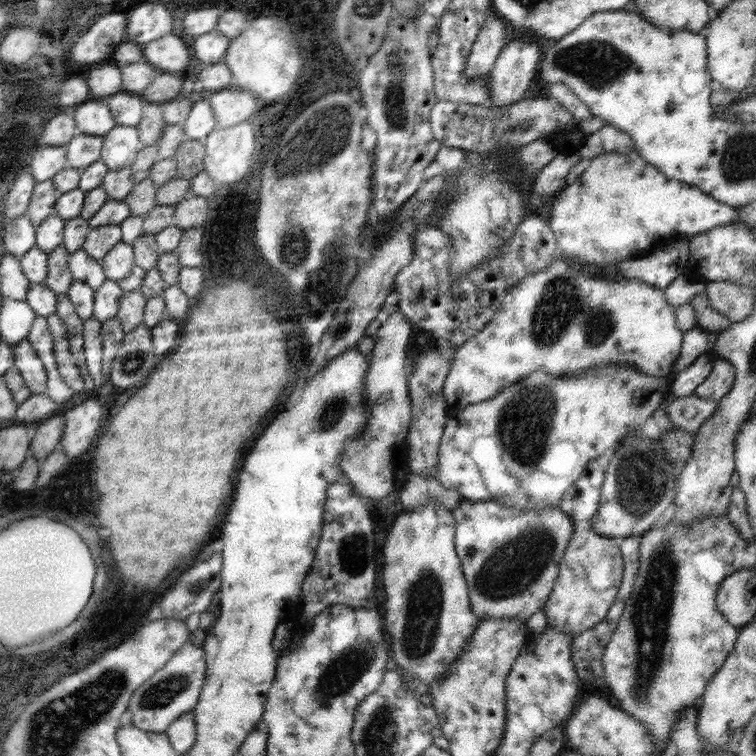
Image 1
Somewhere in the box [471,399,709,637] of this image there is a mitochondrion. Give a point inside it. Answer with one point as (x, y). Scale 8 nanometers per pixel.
(641, 482)

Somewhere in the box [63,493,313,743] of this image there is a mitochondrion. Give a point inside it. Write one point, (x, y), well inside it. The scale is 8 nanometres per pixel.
(162, 693)

